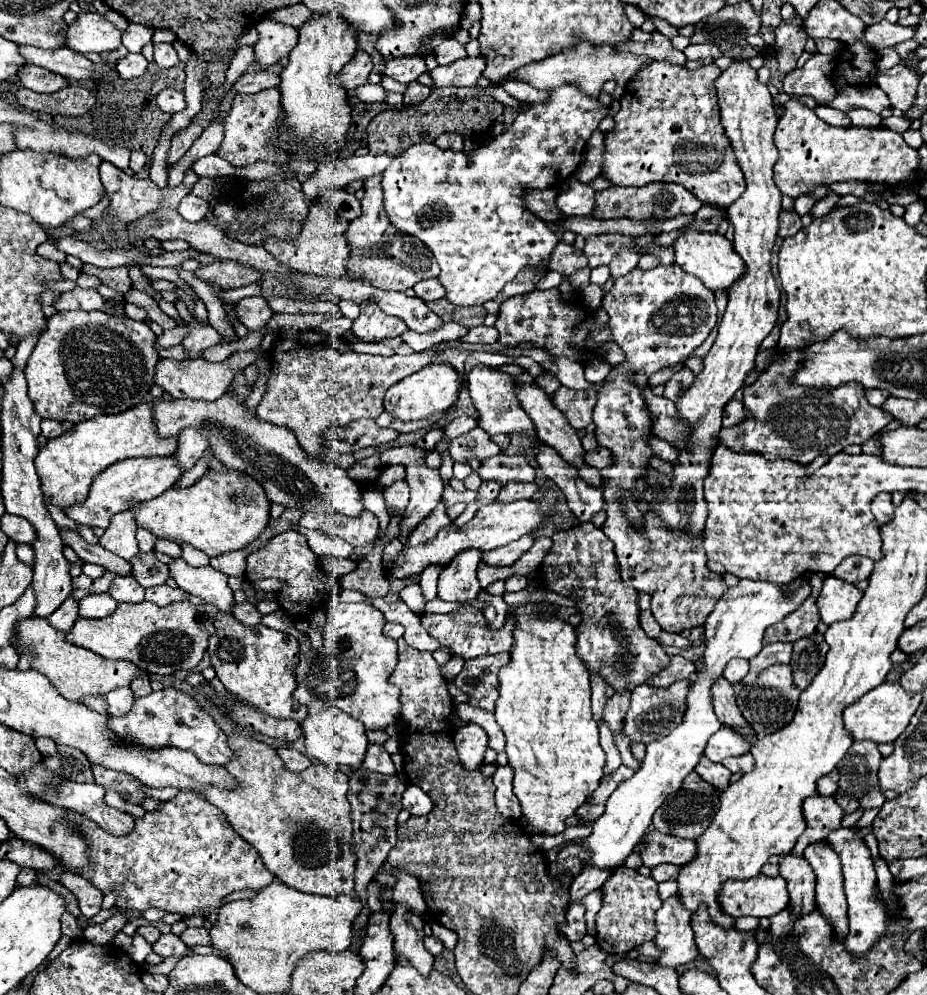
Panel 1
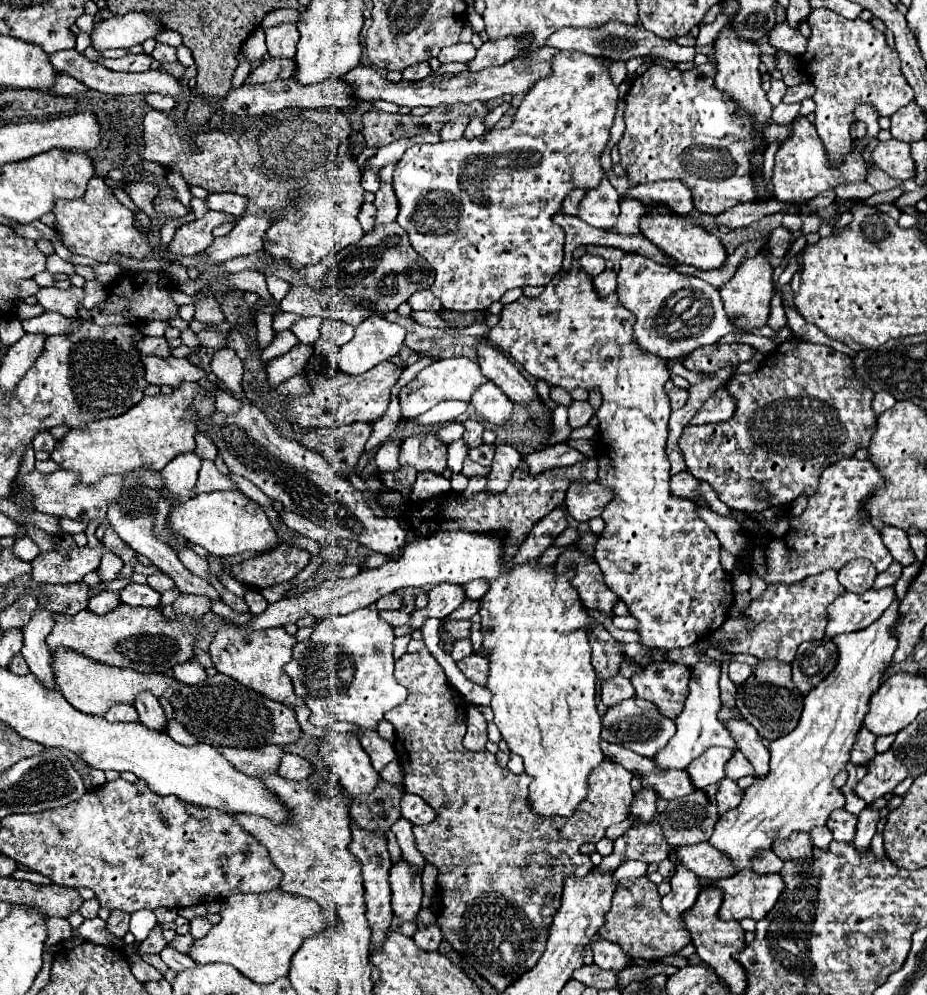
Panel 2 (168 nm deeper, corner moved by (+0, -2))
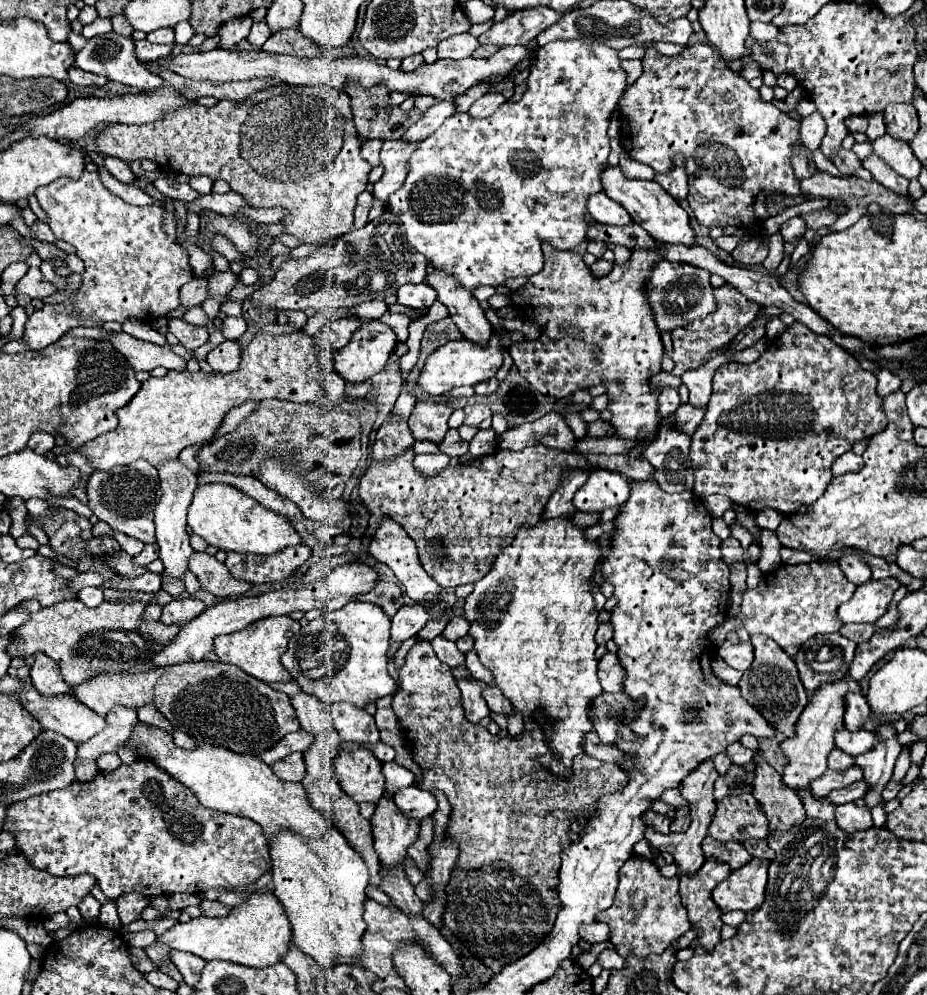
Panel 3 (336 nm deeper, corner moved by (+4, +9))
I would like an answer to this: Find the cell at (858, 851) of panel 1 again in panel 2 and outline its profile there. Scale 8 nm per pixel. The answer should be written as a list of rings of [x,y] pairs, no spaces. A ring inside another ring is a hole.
[[[866,807],[866,809],[858,815],[858,825],[856,825],[856,835],[854,835],[854,839],[852,839],[852,845],[854,845],[856,851],[860,851],[862,855],[868,853],[868,849],[870,849],[870,841],[872,841],[874,833],[876,833],[876,823],[878,823],[878,819],[880,819],[878,811],[874,811],[874,809],[870,809],[870,807]]]

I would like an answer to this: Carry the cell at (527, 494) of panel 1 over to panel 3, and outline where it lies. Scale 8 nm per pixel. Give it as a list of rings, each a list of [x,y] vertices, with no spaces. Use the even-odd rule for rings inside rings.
[[[536,444],[530,448],[524,448],[520,452],[510,452],[510,450],[496,450],[488,456],[480,456],[472,462],[466,464],[456,464],[444,468],[444,472],[438,472],[438,476],[426,478],[414,468],[414,452],[404,452],[404,456],[396,460],[388,460],[384,464],[372,462],[364,476],[360,478],[360,500],[364,508],[368,510],[368,528],[364,532],[366,542],[362,542],[362,552],[360,556],[368,556],[368,540],[374,536],[376,528],[384,518],[392,518],[398,522],[404,530],[408,530],[408,536],[416,542],[418,546],[418,556],[424,566],[424,570],[442,586],[442,588],[456,588],[460,584],[476,584],[480,578],[484,578],[498,552],[512,544],[516,532],[522,526],[534,526],[538,518],[544,512],[544,506],[552,492],[558,488],[562,474],[566,470],[592,470],[586,462],[584,456],[578,456],[576,452],[560,452],[552,450],[548,446]],[[432,540],[442,542],[446,548],[444,552],[430,550],[428,544]]]

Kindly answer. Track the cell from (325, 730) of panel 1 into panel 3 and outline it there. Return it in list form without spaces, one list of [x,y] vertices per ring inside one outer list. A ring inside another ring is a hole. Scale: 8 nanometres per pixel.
[[[358,744],[340,750],[340,756],[336,758],[336,774],[340,788],[344,788],[344,792],[348,792],[358,804],[376,802],[384,794],[386,778],[382,774],[382,762]]]

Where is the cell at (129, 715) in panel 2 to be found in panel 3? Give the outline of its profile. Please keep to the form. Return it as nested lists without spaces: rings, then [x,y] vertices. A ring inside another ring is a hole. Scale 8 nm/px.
[[[116,706],[106,716],[106,728],[92,740],[78,744],[74,766],[84,760],[98,760],[98,756],[102,756],[102,754],[118,752],[120,748],[124,748],[124,744],[128,742],[128,736],[132,734],[132,728],[136,724],[138,724],[138,718],[132,708]]]

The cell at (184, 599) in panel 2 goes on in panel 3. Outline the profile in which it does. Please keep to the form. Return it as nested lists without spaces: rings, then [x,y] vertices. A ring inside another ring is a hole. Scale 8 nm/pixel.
[[[182,598],[182,600],[172,600],[162,608],[162,622],[164,624],[178,624],[184,626],[196,616],[200,616],[206,610],[206,604],[196,600],[196,598]]]

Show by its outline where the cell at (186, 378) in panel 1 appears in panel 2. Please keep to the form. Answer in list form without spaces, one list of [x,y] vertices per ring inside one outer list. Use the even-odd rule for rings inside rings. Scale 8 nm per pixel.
[[[144,355],[144,379],[152,385],[168,385],[172,389],[178,389],[182,383],[188,381],[200,381],[206,379],[206,371],[202,367],[196,367],[192,363],[188,363],[188,359],[176,359],[176,357],[150,357]]]

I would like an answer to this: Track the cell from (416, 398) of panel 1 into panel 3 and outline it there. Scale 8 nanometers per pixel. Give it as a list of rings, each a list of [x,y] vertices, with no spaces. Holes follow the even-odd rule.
[[[502,332],[502,334],[492,334],[492,338],[488,340],[486,346],[478,346],[470,340],[456,340],[456,342],[448,342],[444,346],[440,346],[436,352],[430,354],[420,378],[418,378],[418,384],[420,388],[424,388],[430,396],[438,396],[438,394],[444,394],[444,392],[450,392],[452,388],[458,388],[458,386],[474,386],[478,382],[484,382],[484,380],[490,380],[496,376],[496,372],[500,370],[502,362],[504,362],[504,356],[502,352],[508,350],[514,342],[522,342],[526,340],[522,332]]]

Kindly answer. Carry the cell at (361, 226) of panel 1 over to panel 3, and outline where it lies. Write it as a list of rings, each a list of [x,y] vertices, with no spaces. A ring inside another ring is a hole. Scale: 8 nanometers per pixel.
[[[388,140],[382,144],[380,150],[380,162],[384,164],[386,172],[380,182],[374,184],[374,196],[382,202],[388,202],[388,196],[404,184],[408,176],[408,160],[414,152],[418,142],[406,142],[406,140]]]

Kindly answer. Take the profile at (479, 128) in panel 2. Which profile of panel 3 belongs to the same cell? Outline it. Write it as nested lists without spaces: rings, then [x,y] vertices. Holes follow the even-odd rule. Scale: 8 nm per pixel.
[[[488,92],[484,94],[480,100],[476,100],[476,104],[472,104],[472,108],[468,110],[470,116],[474,118],[488,118],[492,116],[500,104],[504,104],[506,98],[500,92]]]

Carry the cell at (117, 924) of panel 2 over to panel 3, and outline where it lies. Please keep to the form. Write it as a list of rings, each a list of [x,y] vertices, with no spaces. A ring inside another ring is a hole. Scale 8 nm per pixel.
[[[124,894],[120,898],[116,898],[116,906],[118,906],[118,916],[122,924],[130,924],[134,920],[140,918],[142,910],[150,904],[150,900],[146,896],[140,894]]]

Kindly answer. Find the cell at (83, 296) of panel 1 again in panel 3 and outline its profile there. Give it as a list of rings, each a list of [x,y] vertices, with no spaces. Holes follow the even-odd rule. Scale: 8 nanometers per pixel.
[[[30,268],[28,274],[16,284],[16,294],[24,294],[30,298],[46,298],[54,292],[54,286],[42,278],[40,268]]]

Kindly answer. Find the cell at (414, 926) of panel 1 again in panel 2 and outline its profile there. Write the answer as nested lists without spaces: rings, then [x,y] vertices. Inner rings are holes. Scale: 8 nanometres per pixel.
[[[404,859],[392,865],[390,887],[392,887],[394,915],[402,921],[416,921],[422,901],[422,883],[420,875],[416,875]]]

